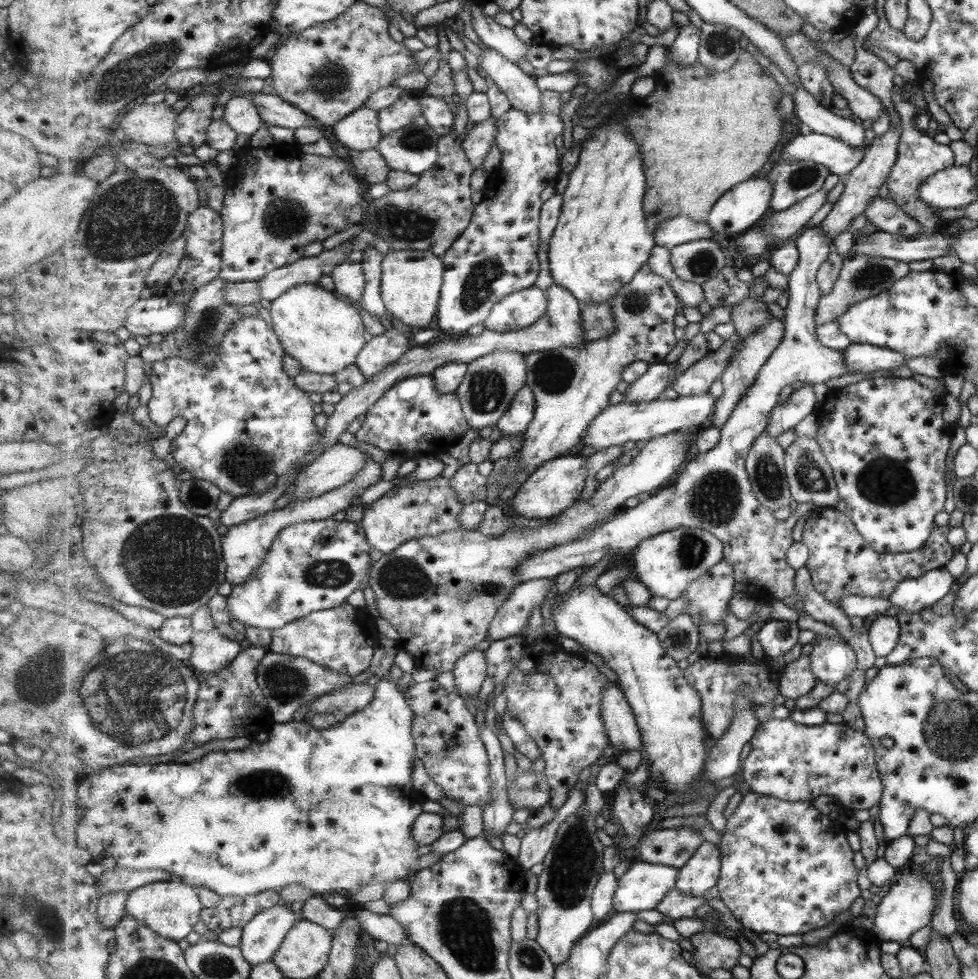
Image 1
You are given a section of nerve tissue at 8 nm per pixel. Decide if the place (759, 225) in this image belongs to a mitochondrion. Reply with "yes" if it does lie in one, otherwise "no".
no

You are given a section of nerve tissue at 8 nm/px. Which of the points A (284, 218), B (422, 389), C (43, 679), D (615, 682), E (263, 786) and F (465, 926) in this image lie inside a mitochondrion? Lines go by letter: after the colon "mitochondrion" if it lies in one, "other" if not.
A: mitochondrion
B: other
C: mitochondrion
D: other
E: mitochondrion
F: mitochondrion

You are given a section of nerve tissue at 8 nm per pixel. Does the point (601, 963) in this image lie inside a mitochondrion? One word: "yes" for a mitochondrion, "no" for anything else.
no

